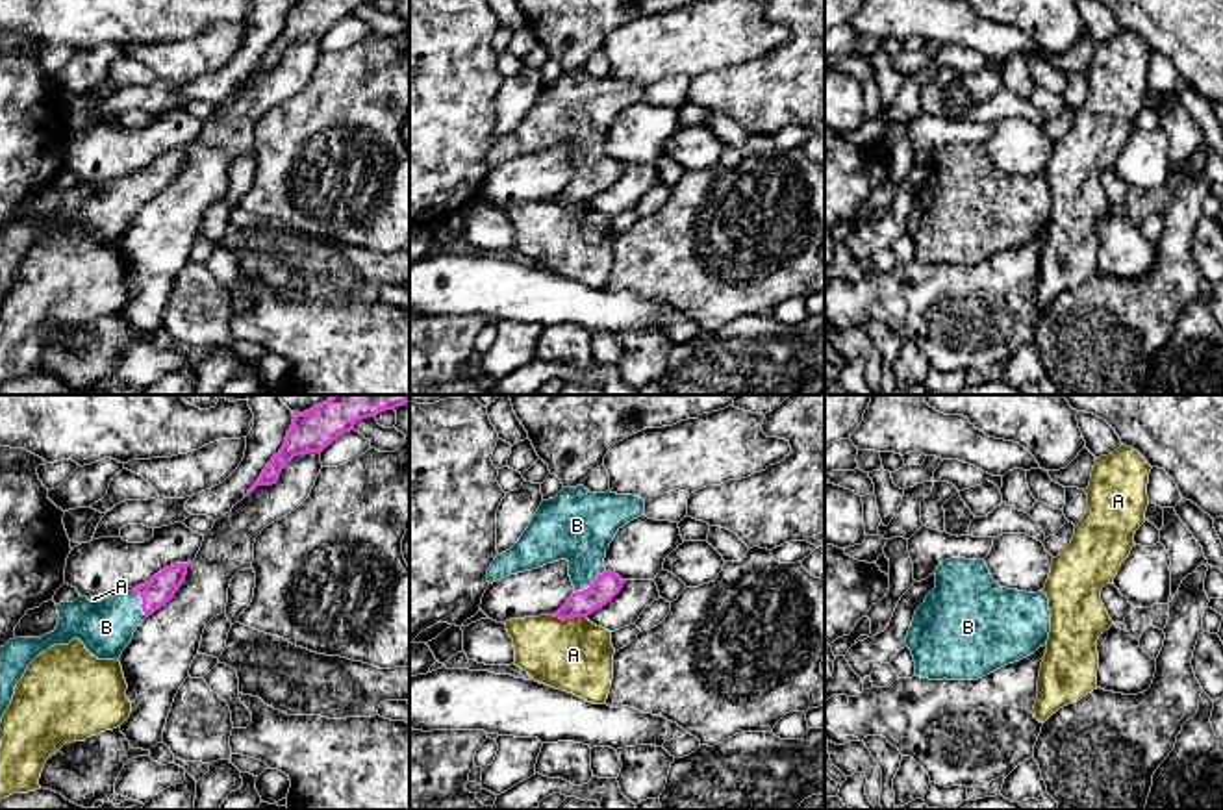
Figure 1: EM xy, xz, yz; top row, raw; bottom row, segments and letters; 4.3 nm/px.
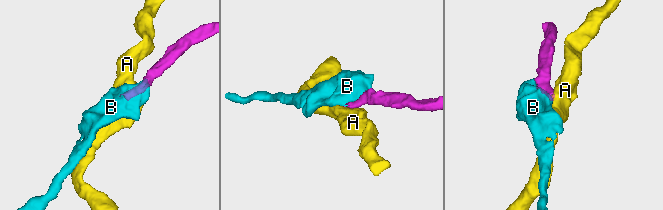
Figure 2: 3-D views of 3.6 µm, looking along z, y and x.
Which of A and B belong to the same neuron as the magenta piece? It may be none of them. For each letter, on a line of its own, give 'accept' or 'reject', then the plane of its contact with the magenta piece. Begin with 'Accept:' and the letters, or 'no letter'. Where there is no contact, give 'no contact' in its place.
Accept: B
A: reject; meets magenta in xz
B: accept; meets magenta in xz

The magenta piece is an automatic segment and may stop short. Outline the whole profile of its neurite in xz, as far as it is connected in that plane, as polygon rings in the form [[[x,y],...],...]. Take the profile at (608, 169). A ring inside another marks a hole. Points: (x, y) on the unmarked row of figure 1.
[[[563,72],[541,87],[519,126],[495,143],[487,167],[567,145],[574,178],[552,200],[587,202],[621,176],[624,165],[604,152],[606,133],[643,96],[645,85],[636,80]]]

